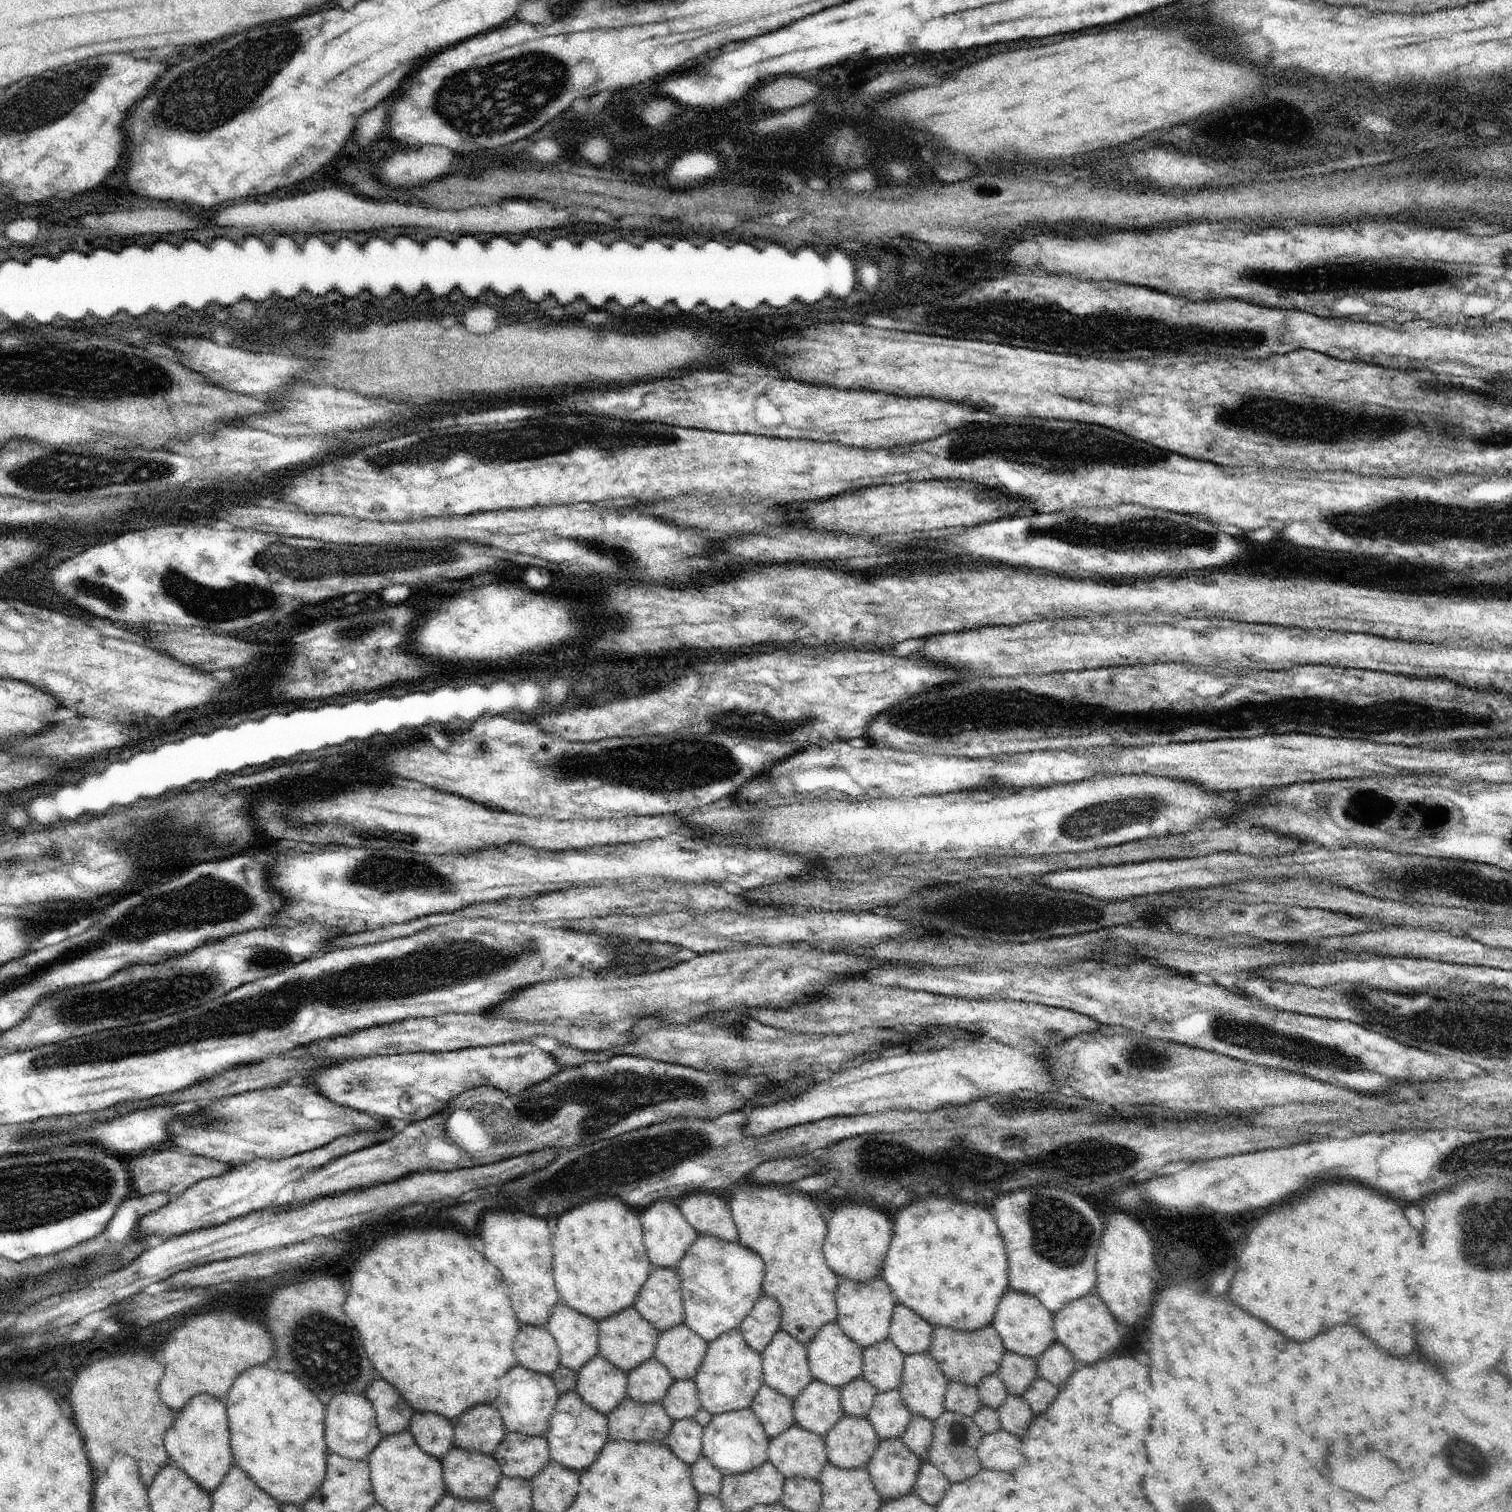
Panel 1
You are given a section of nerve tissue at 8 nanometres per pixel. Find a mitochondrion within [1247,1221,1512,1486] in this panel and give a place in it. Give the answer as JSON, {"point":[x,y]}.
{"point":[1467,1470]}

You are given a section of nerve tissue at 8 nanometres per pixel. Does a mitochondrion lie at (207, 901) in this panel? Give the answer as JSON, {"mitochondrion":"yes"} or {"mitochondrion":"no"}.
{"mitochondrion":"yes"}

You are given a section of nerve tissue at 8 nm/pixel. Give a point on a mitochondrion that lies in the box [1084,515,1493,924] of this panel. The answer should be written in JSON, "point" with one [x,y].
{"point":[1369,808]}

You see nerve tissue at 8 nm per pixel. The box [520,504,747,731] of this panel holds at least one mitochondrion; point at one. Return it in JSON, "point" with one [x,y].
{"point":[622,556]}

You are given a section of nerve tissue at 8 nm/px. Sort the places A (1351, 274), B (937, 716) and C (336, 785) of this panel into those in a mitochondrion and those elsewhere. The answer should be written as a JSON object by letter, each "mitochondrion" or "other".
{"A":"mitochondrion","B":"mitochondrion","C":"other"}

